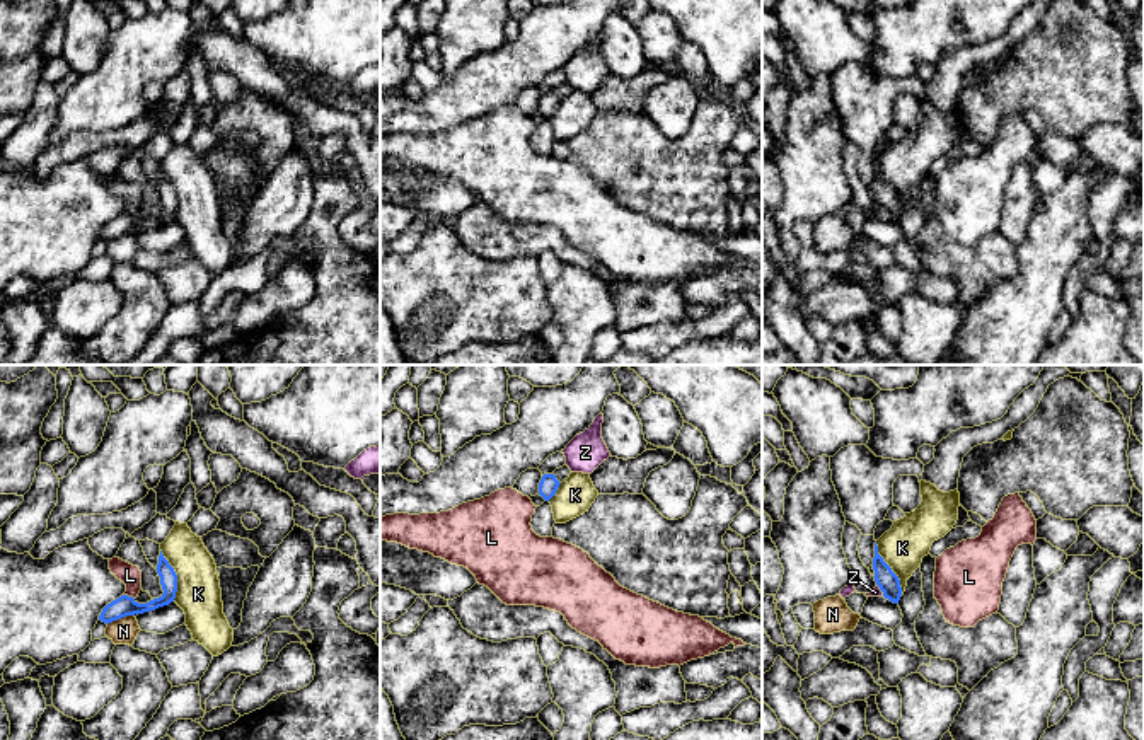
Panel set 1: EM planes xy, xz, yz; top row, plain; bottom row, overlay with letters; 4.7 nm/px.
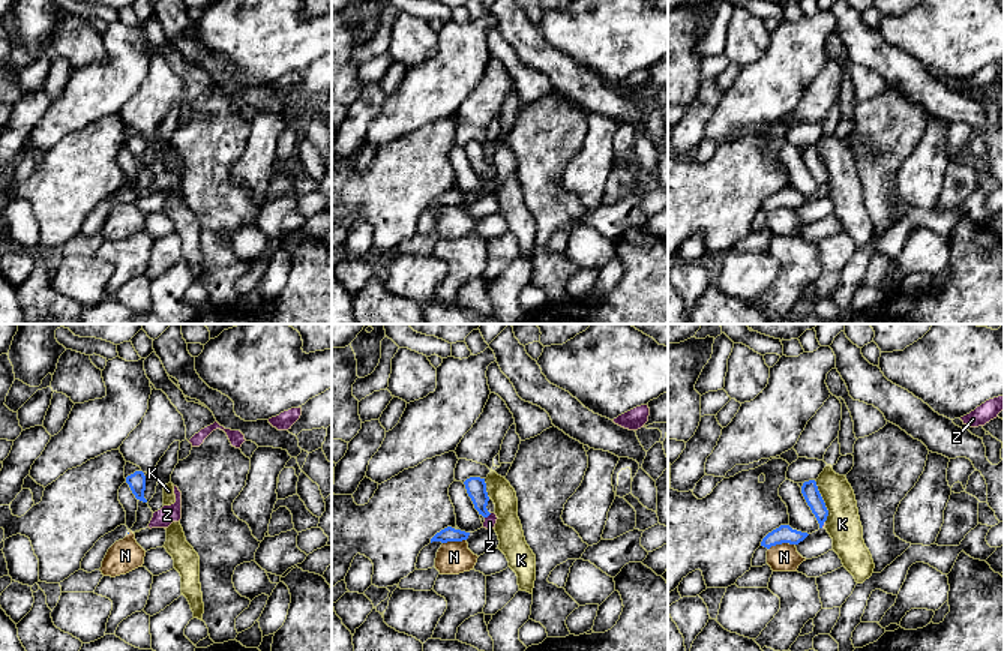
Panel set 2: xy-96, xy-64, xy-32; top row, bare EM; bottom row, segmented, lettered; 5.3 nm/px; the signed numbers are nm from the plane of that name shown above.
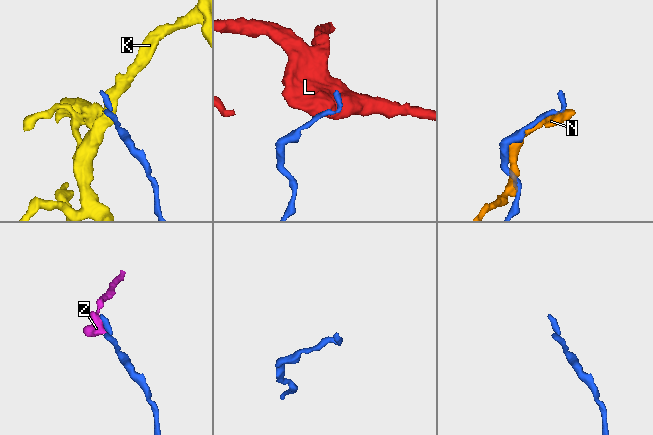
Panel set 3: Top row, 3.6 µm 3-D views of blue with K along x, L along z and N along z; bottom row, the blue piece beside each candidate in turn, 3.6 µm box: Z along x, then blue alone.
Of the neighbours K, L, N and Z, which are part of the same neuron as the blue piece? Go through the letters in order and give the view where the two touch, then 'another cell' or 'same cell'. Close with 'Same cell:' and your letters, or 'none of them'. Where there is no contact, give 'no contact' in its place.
K: yz | another cell
L: xy | another cell
N: xy | another cell
Z: yz | another cell
Same cell: none of them

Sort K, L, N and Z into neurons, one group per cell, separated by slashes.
K / L / N / Z

